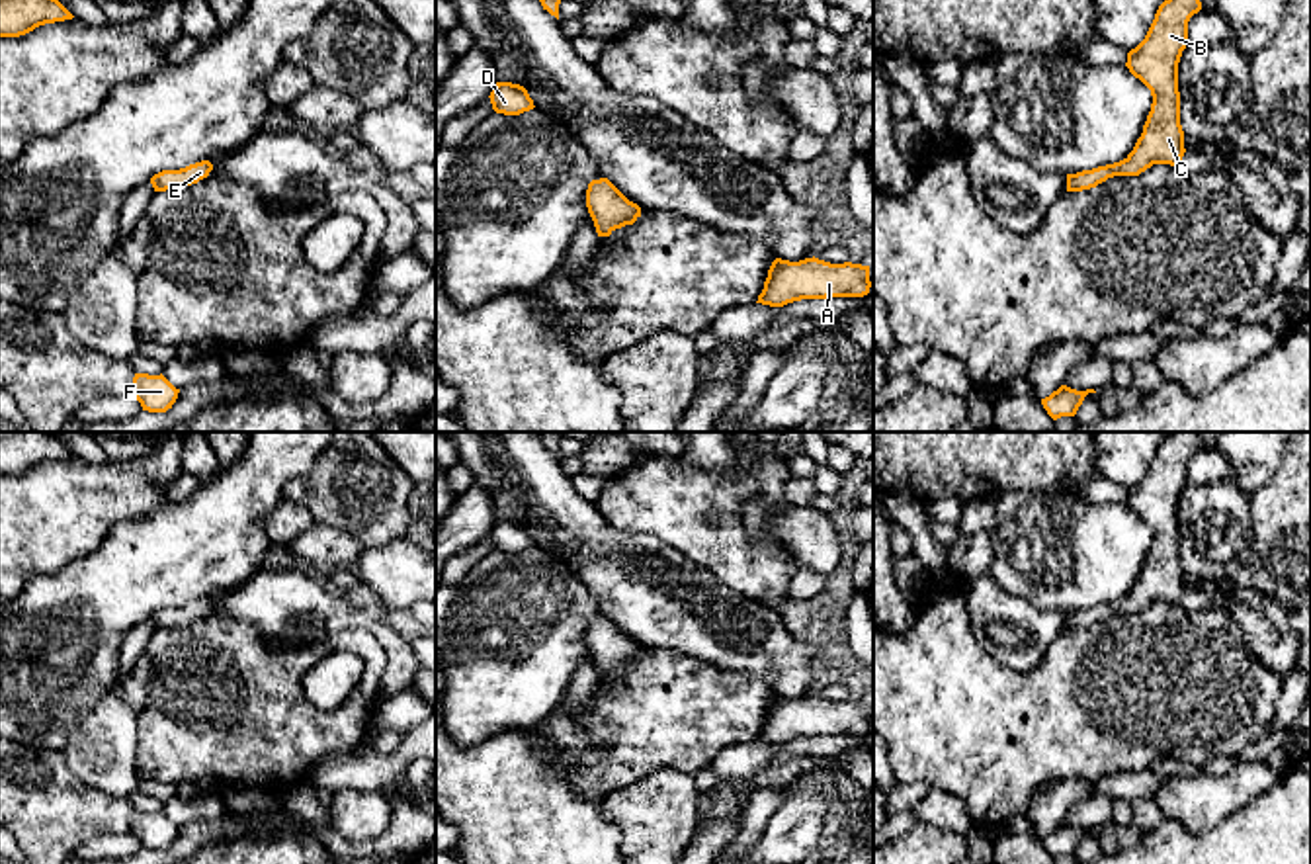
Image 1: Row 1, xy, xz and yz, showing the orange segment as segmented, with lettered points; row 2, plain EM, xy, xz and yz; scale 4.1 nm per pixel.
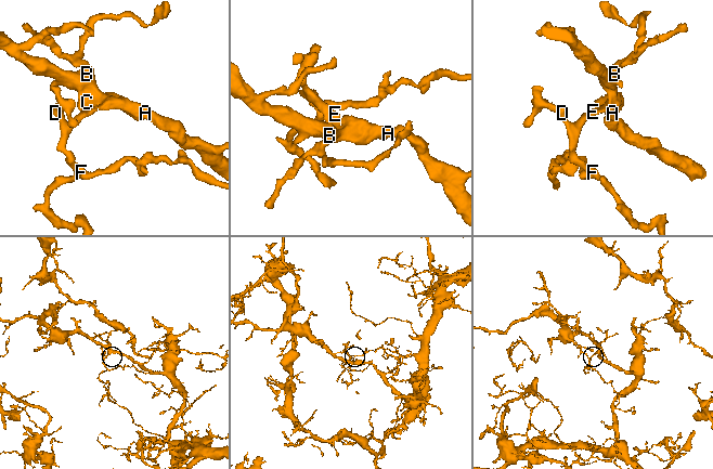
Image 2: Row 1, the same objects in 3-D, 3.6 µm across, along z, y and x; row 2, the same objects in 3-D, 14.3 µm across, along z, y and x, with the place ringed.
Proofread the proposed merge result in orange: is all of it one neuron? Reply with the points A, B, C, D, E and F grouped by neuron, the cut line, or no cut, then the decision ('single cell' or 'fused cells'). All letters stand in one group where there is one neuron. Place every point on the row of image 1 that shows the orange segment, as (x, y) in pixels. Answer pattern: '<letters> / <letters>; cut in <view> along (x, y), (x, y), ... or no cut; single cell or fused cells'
A B C D E F; no cut; single cell

